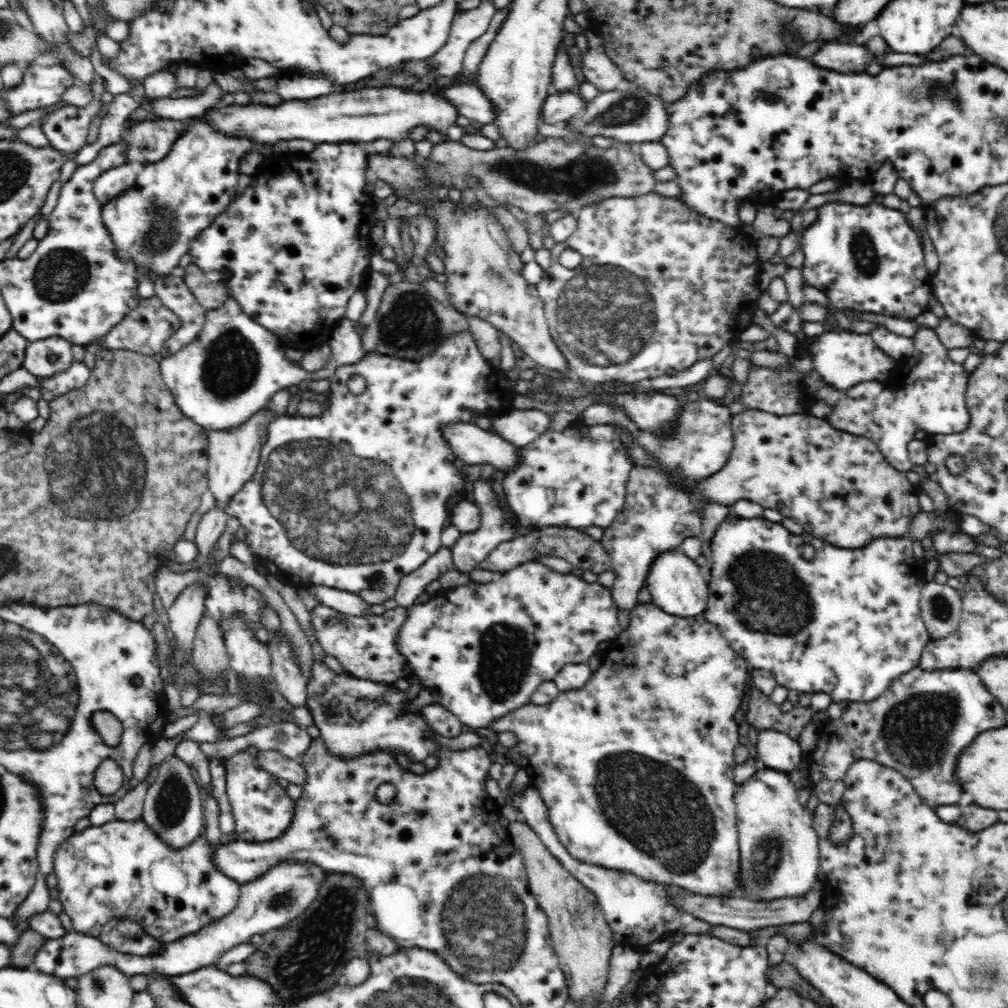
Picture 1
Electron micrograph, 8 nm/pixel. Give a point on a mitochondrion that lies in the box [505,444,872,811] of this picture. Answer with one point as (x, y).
(772, 583)

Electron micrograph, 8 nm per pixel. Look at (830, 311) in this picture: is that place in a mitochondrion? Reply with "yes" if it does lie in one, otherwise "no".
no

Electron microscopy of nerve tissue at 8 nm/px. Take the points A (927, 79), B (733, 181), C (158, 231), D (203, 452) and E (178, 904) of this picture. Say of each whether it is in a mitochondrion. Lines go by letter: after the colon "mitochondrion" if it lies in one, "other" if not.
A: mitochondrion
B: other
C: mitochondrion
D: other
E: other

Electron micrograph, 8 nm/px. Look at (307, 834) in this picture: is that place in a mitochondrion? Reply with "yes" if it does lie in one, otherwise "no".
no

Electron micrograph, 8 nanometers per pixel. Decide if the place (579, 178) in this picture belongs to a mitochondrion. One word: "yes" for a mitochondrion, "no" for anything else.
yes

